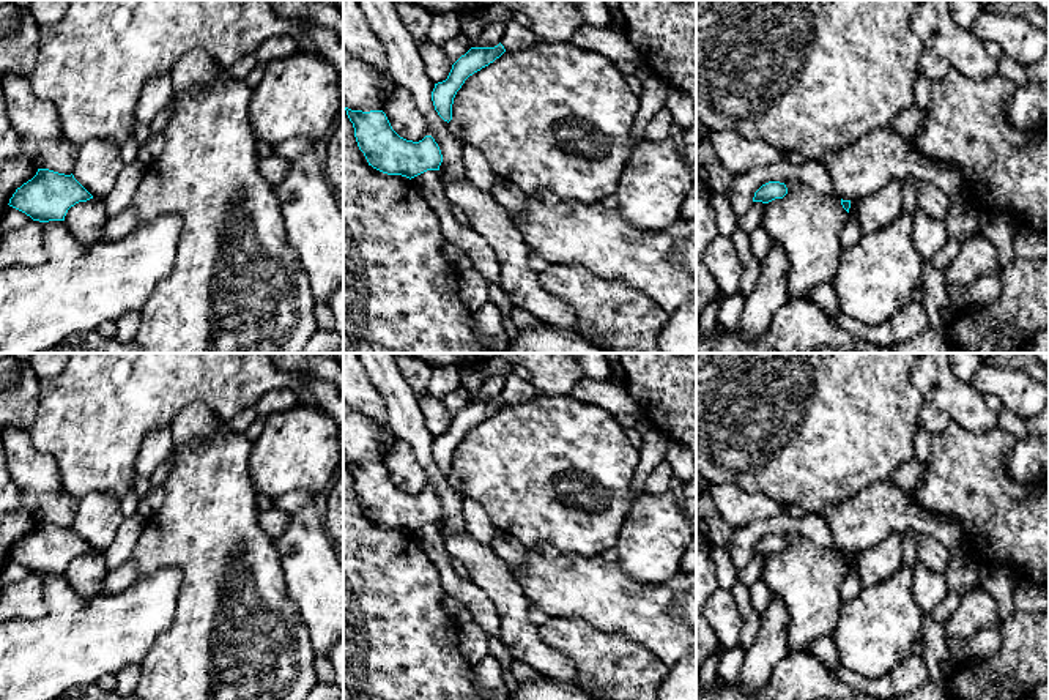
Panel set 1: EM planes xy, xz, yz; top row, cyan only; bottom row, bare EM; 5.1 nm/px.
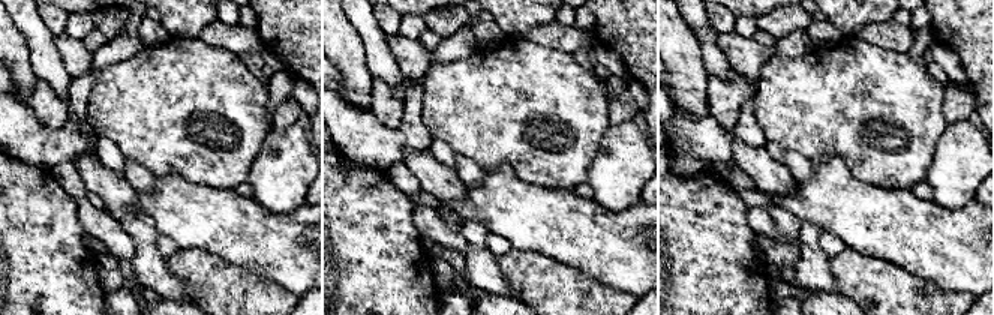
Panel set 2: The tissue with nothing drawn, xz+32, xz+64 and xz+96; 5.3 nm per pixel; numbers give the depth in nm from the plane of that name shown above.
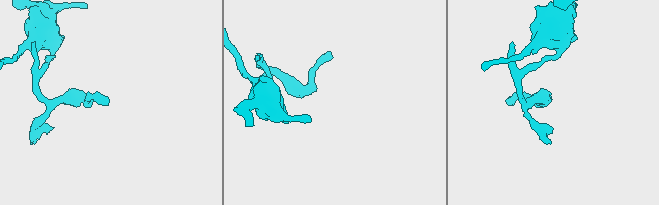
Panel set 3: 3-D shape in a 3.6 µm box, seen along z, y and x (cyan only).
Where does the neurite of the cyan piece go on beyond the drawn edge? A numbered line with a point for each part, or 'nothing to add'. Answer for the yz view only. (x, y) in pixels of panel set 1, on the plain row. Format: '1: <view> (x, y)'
nothing to add

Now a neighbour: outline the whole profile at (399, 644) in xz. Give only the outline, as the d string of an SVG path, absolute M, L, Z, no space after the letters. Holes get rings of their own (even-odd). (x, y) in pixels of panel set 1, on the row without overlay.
M343 462L343 700L484 700L474 684L473 665L460 653L460 624L444 610L439 571L427 558L410 531L373 522L359 503L354 481Z

